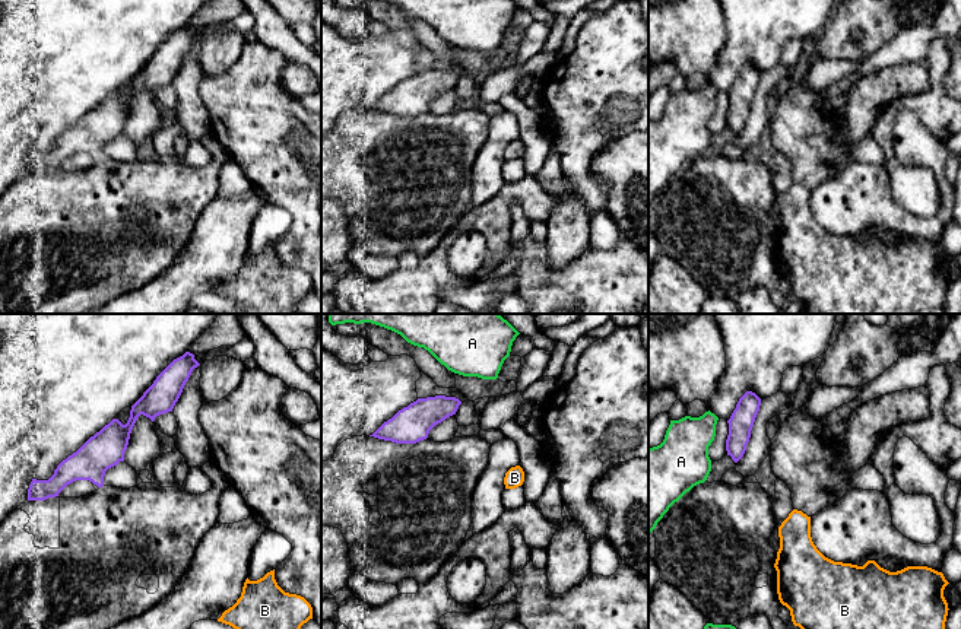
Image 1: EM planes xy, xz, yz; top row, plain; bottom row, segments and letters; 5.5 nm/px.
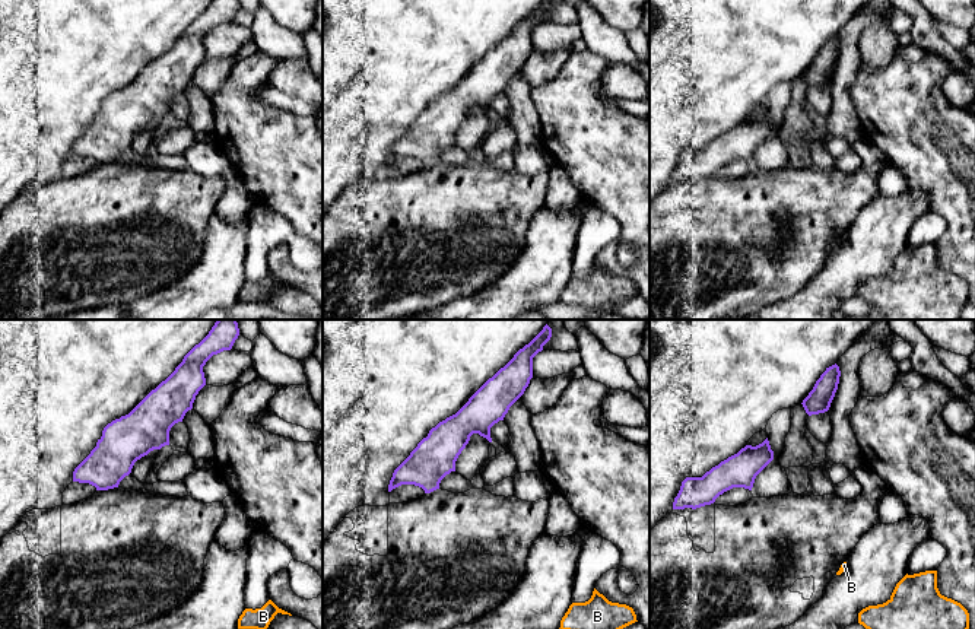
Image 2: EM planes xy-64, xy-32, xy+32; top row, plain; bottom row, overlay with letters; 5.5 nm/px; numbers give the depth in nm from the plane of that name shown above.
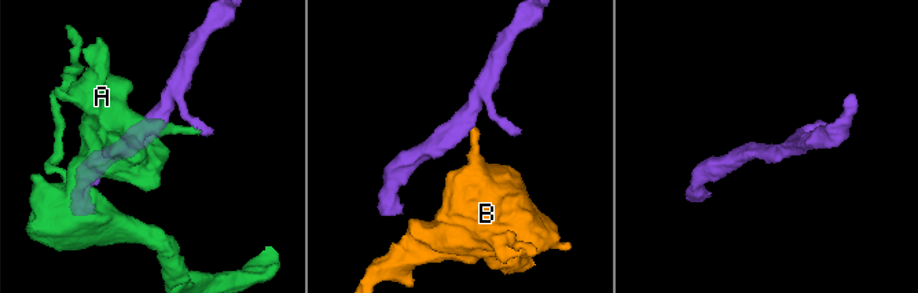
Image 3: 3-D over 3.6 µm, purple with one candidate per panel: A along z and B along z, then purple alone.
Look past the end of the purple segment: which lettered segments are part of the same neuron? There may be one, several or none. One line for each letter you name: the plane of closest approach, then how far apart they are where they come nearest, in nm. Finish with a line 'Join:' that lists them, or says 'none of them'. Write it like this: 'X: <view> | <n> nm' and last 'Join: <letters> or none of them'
Join: none of them

